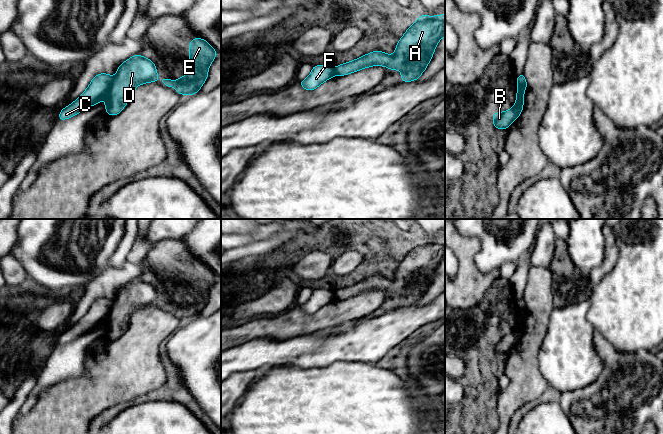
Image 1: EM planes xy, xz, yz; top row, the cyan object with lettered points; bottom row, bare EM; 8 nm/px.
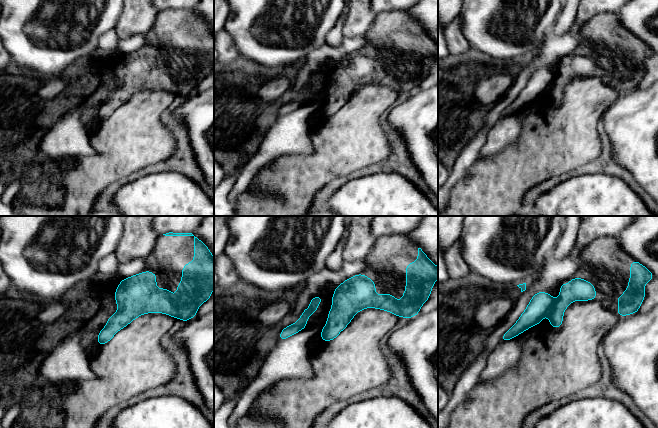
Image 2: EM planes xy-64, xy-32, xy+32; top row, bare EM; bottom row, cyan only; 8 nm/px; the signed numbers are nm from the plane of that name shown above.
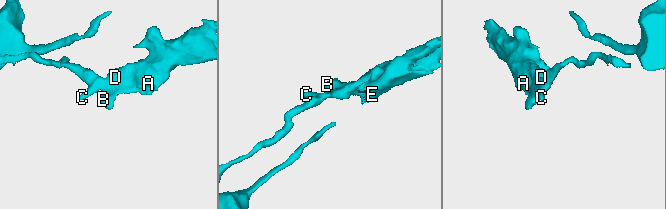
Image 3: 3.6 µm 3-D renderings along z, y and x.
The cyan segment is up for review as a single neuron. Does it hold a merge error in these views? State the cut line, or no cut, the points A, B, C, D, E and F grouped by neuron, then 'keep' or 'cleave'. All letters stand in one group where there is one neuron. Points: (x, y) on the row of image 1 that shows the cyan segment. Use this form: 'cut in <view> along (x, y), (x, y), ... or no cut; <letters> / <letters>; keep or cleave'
cut in xy along (113, 76), (112, 83), (105, 96); A B D E / C F; cleave

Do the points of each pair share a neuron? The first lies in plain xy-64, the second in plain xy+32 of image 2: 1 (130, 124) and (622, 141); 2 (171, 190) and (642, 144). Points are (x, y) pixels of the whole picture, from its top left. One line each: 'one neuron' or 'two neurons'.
1: two neurons
2: two neurons

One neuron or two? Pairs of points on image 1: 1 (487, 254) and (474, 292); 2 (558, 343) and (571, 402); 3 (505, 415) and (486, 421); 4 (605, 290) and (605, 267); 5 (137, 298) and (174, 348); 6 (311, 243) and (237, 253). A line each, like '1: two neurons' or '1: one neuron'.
1: two neurons
2: two neurons
3: two neurons
4: two neurons
5: two neurons
6: two neurons

